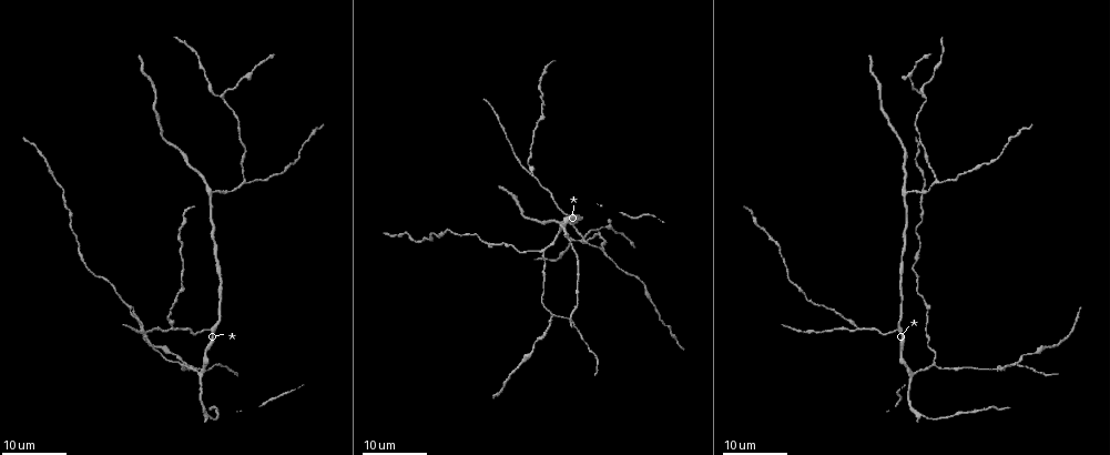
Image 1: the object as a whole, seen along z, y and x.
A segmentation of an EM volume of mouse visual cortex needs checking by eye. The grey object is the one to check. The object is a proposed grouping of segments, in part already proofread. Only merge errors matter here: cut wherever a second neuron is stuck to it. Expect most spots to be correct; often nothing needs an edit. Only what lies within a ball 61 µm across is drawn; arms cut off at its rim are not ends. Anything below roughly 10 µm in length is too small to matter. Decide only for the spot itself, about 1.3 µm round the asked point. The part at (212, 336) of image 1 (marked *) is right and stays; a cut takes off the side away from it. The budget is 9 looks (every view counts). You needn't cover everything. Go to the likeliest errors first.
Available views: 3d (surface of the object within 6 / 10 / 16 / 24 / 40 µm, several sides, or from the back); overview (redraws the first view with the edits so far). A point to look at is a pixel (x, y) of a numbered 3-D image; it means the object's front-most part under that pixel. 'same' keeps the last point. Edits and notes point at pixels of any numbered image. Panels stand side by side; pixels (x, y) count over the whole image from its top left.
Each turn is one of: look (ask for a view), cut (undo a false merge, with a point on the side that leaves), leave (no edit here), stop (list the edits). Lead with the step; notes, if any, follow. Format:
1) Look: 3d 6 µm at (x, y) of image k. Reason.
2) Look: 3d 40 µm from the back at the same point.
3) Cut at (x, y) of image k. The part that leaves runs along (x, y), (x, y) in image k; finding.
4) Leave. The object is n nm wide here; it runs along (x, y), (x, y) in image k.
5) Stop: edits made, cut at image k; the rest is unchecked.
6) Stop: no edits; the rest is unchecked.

Look: 3d 16 µm at (905, 193) of image 1. Three-way junction.

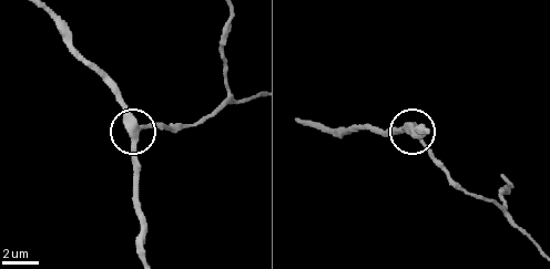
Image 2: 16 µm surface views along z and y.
Look: 3d 10 µm at (136, 128) of image 2.

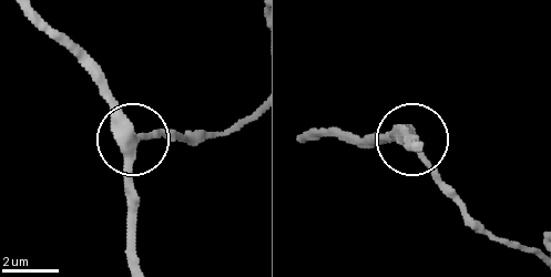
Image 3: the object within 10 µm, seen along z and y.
Leave. The object is 350 nm wide here; all the same neuron.

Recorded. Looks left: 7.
Look: 3d 24 µm at (914, 376) of image 1. A fork.

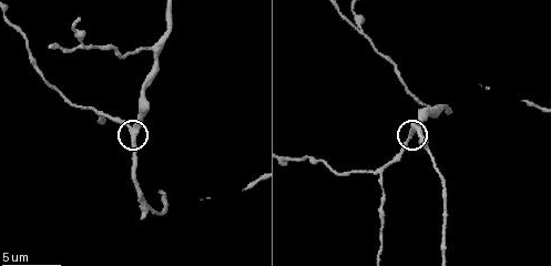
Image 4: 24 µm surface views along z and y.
Look: 3d 6 µm at (412, 132) of image 4.

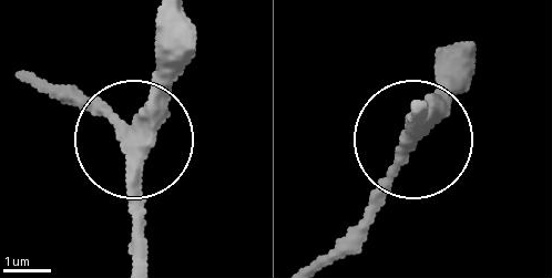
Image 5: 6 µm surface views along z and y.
Leave. The object is 280 nm wide here; one neuron here.

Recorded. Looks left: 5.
Look: 3d 10 µm at (356, 31) of image 4. Branch point.

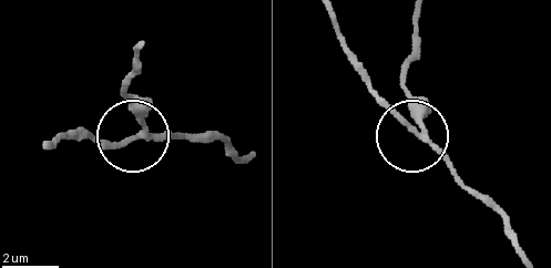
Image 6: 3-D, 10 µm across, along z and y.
Leave. It runs along (254, 154), (240, 158), (213, 140), (80, 140) in image 6; continuous, no second neuron.

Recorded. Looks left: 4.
Look: 3d 16 µm at (922, 95) of image 1. Three-way junction.

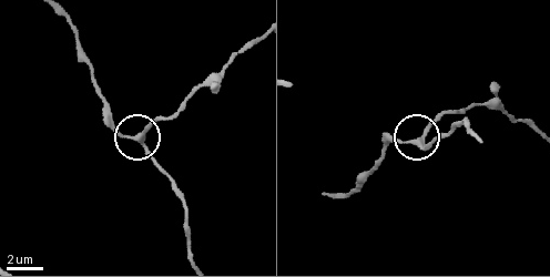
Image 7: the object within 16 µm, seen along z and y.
Look: 3d 6 µm at (139, 138) of image 7. Closer look.

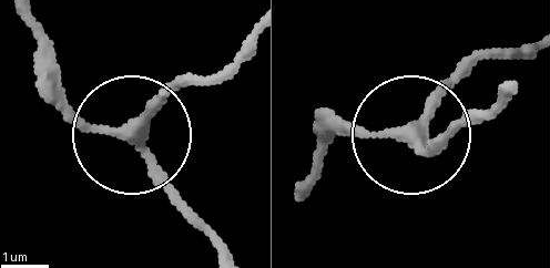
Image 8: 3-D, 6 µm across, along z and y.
Leave. 3 arms meet here; all the same neuron.

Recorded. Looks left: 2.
Stop: no edits; the rest is unchecked.

